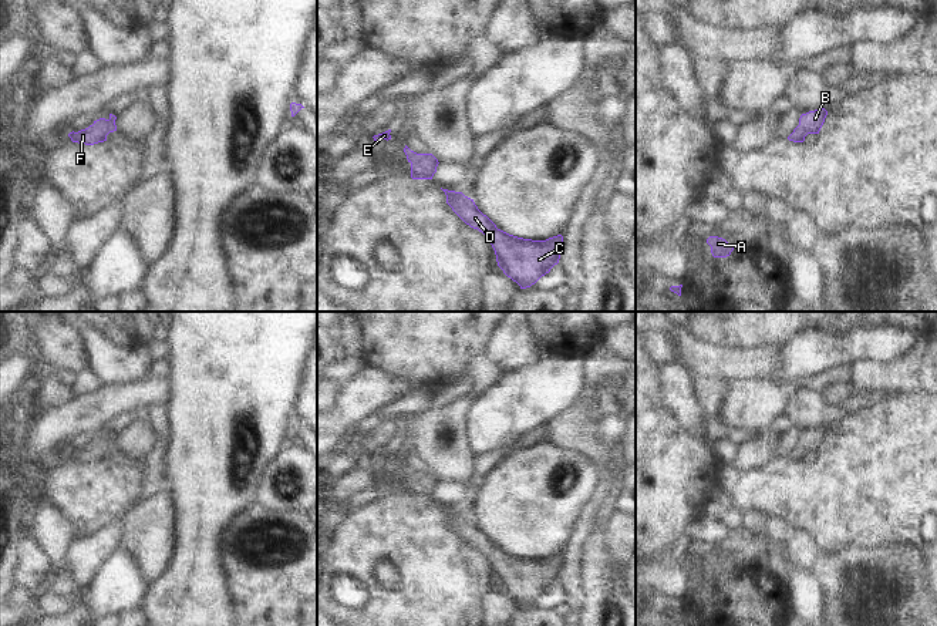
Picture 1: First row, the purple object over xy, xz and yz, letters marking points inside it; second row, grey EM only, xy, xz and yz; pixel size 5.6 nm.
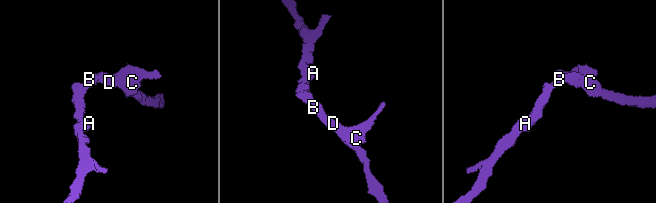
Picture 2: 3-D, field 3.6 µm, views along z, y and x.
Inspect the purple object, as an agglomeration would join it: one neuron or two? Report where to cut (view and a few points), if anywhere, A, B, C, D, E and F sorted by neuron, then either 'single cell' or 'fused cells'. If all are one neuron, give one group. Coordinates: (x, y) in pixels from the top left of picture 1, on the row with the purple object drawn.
no cut; A B C D E F; single cell

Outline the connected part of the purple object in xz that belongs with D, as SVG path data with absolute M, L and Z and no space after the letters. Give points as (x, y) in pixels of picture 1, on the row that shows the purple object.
M442 189L446 203L471 228L489 238L496 255L498 266L516 282L520 289L530 287L559 263L563 250L563 236L546 240L532 240L509 235L483 215L473 199L462 192Z

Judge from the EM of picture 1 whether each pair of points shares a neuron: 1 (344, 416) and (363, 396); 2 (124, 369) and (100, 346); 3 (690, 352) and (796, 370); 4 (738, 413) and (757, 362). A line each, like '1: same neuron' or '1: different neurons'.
1: same neuron
2: same neuron
3: different neurons
4: different neurons

